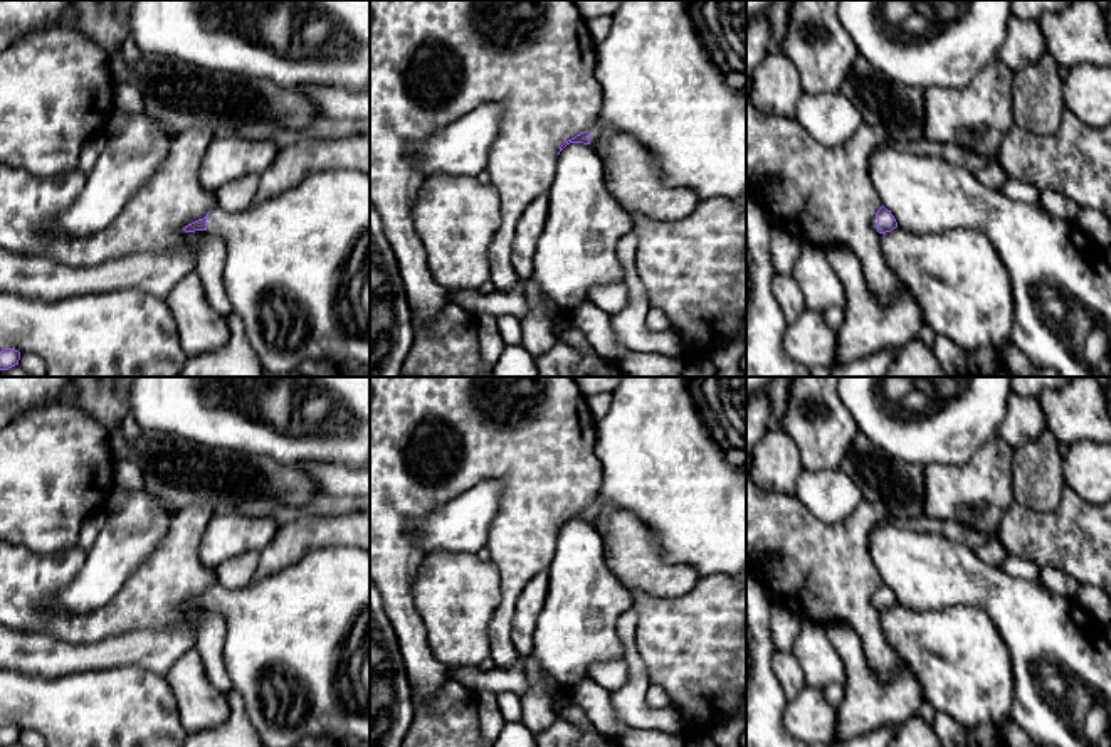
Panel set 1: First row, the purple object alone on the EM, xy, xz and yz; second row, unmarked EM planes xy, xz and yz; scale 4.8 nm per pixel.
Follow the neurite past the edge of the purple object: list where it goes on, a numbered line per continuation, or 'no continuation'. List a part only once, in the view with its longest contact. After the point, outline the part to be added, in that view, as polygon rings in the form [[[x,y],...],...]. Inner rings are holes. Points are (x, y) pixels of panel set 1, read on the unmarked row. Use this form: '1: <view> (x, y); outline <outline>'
1: xy (298, 641); outline [[[358,547],[316,548],[296,564],[239,589],[215,584],[207,594],[207,607],[217,612],[227,626],[224,663],[234,690],[245,703],[247,717],[264,747],[296,747],[304,737],[326,737],[338,744],[355,739],[370,742],[370,550]]]

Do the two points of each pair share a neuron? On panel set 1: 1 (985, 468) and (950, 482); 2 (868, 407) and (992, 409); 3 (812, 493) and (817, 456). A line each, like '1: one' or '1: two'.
1: one
2: one
3: two

